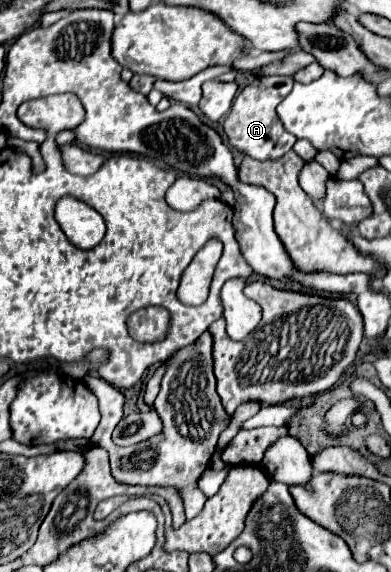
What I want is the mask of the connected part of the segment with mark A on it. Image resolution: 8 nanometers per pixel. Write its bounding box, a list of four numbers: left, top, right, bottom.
[224,76,296,160]

